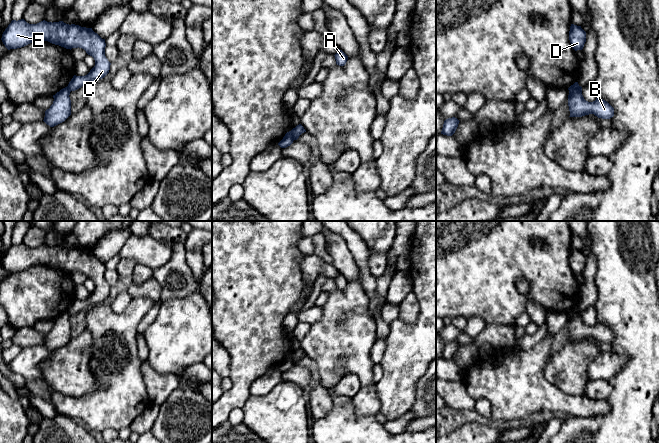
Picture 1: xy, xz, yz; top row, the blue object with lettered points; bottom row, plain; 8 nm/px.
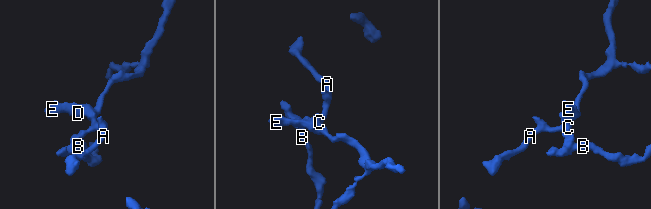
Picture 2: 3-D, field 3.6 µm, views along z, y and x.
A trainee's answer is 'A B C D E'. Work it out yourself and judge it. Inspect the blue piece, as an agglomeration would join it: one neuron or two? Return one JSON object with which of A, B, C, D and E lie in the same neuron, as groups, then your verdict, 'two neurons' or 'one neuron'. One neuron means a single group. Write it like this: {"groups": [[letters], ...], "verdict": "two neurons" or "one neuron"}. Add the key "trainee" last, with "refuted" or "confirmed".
{"groups": [["A", "C", "D", "E"], ["B"]], "verdict": "two neurons", "trainee": "refuted"}

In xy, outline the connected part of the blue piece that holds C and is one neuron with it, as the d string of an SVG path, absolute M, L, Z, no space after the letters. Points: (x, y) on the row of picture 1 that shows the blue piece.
M24 19L12 20L2 34L5 47L17 49L35 41L48 41L66 49L82 48L95 60L95 66L85 76L74 75L67 88L75 91L90 81L104 78L110 70L111 63L105 56L105 39L102 39L92 28L63 21L29 24Z

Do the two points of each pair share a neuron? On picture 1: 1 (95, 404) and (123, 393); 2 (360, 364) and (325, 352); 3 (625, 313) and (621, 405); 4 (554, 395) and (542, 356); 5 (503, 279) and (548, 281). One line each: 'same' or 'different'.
1: same
2: same
3: same
4: same
5: same

